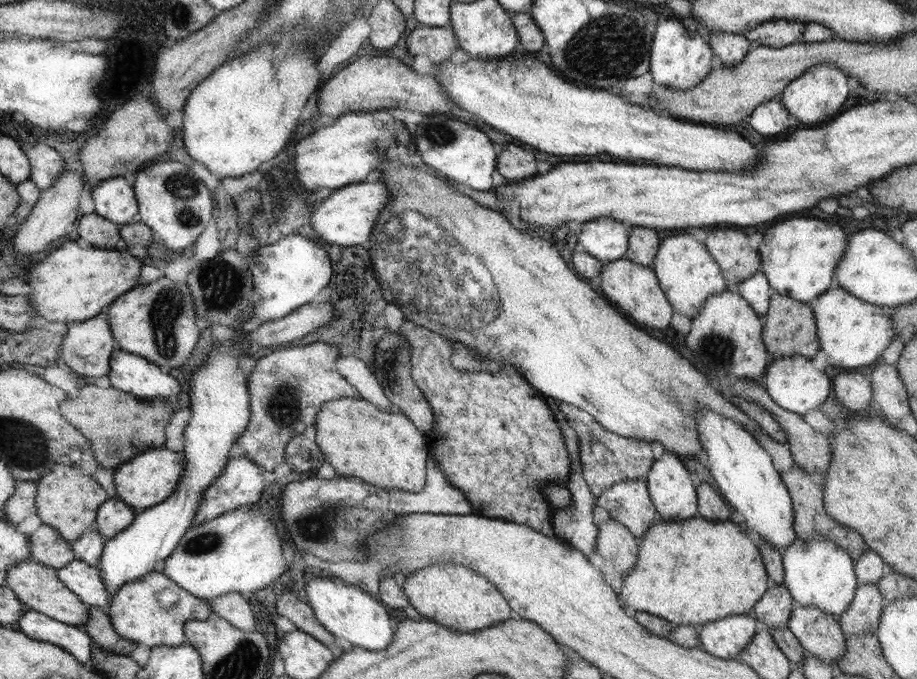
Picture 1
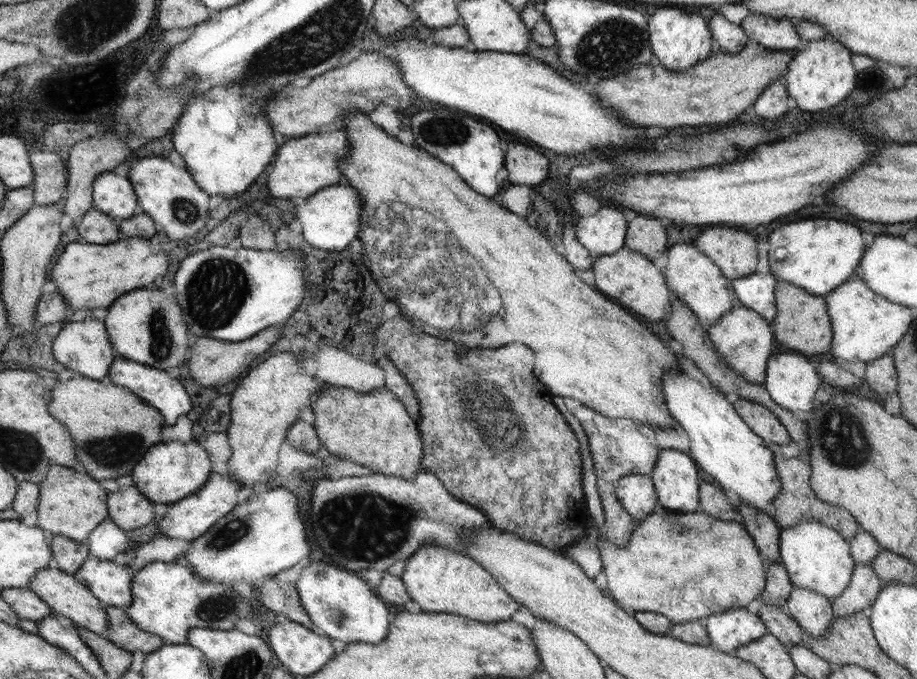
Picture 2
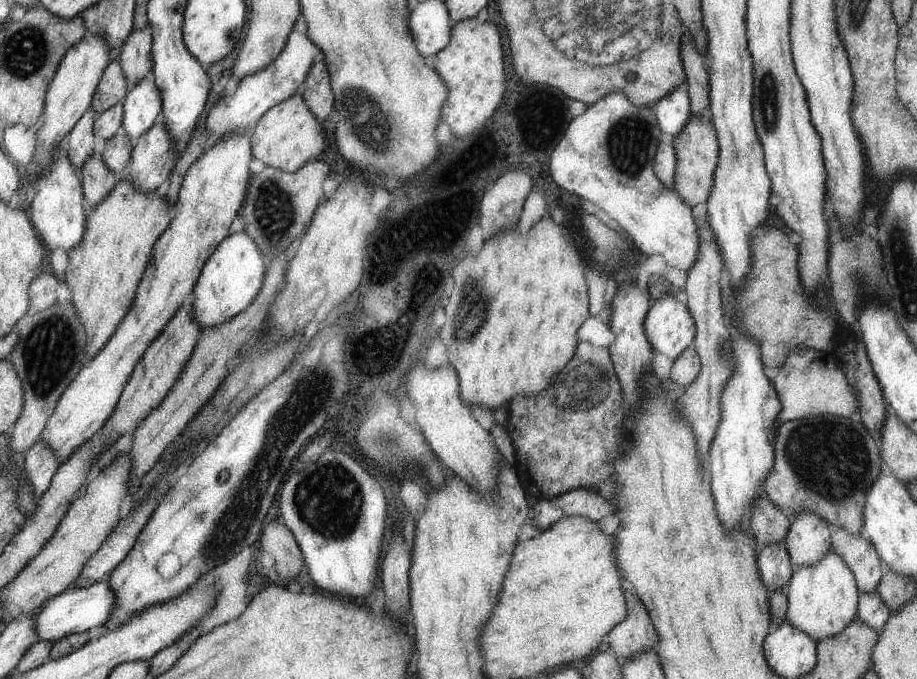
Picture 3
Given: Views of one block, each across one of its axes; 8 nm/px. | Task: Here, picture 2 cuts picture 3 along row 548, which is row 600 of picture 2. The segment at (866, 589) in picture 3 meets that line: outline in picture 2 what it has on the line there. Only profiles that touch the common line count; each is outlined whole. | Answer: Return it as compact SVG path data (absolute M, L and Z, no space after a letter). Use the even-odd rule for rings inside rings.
M856 563L846 590L831 600L833 614L850 616L861 610L868 610L879 597L879 592L883 587L883 582L878 578L871 565Z

